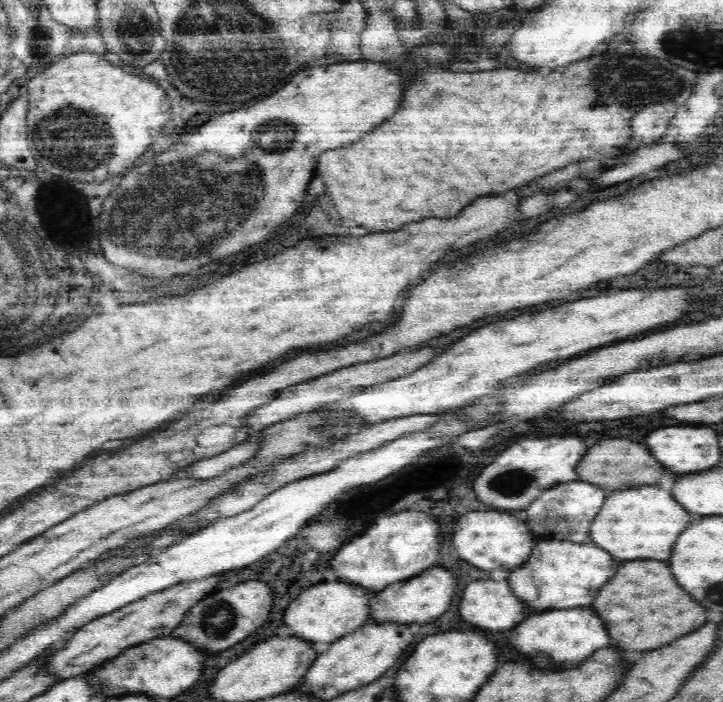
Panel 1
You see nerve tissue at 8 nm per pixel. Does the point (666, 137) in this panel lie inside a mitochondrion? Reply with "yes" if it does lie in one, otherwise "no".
no

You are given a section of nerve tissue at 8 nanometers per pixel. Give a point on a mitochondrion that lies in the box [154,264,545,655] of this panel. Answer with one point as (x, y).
(221, 616)

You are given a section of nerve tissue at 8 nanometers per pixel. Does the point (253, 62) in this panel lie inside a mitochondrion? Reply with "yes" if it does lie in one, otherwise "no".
yes

